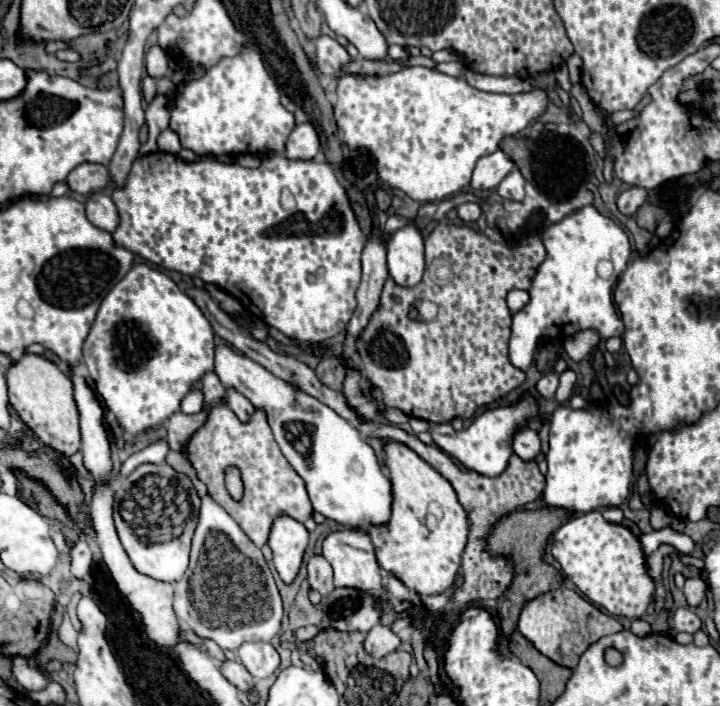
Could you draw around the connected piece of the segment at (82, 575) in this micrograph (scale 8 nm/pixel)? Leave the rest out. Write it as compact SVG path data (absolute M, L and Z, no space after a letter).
M81 538L73 548L71 548L71 574L77 580L85 580L87 574L91 572L93 564L93 548Z

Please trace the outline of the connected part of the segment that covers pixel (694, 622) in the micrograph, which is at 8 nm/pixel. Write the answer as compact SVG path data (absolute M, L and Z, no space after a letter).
M677 608L673 614L673 632L689 632L695 634L701 628L701 620L689 608Z

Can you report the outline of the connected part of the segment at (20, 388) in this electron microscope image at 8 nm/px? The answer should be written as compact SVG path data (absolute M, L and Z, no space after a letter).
M23 354L13 368L5 374L9 386L9 402L17 410L19 418L41 438L43 444L61 452L63 456L73 456L81 446L79 434L79 414L73 400L73 384L67 374L63 374L53 362L43 356Z

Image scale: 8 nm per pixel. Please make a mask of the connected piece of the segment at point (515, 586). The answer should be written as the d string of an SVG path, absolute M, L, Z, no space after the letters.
M543 506L539 510L515 510L509 516L505 516L501 522L497 522L497 526L493 528L493 532L489 536L489 552L505 554L511 560L511 564L515 566L513 584L499 598L499 618L501 618L503 634L509 636L515 630L517 620L519 620L519 612L525 602L533 600L541 592L549 592L551 588L557 588L563 584L561 574L553 566L549 566L547 562L543 562L543 554L545 554L545 546L549 542L549 536L561 524L565 524L571 516L573 516L571 512L563 512L563 508L551 508L551 506Z

